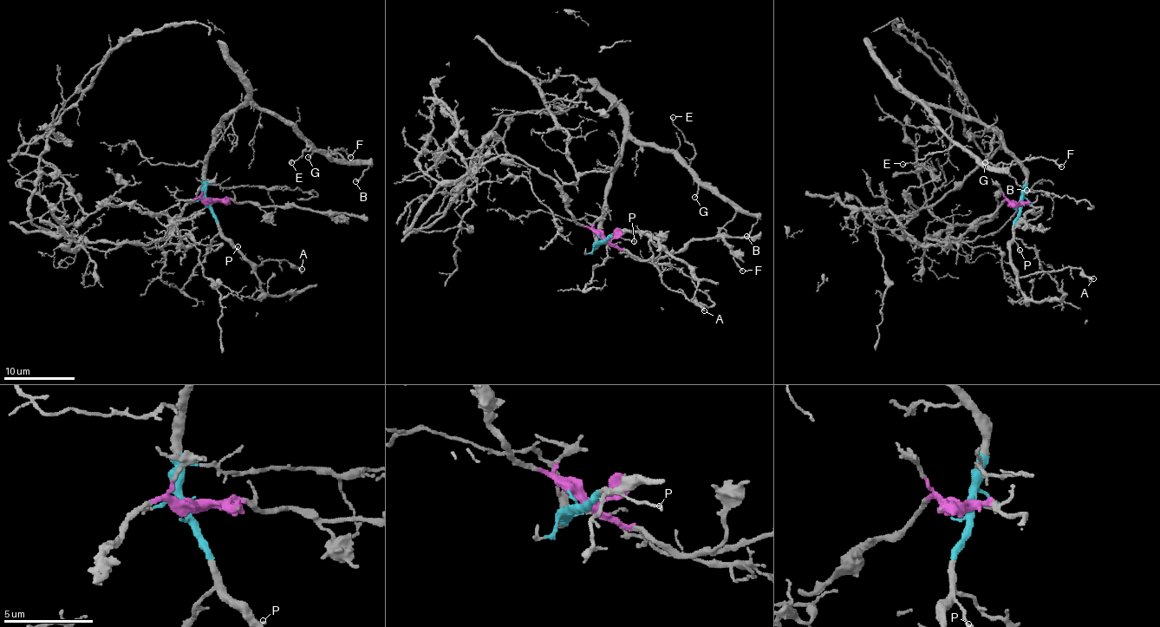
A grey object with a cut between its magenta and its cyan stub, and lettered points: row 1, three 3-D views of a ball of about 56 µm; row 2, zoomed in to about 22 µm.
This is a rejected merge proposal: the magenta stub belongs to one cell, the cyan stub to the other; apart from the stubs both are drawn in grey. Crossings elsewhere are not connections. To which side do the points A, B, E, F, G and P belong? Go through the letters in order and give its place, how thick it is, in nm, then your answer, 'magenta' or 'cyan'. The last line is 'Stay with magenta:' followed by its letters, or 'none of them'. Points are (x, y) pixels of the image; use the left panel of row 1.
A: place (302, 269); calibre 300 nm; cyan
B: place (355, 181); calibre 170 nm; cyan
E: place (291, 162); calibre 130 nm; cyan
F: place (350, 157); calibre 180 nm; cyan
G: place (308, 157); calibre 130 nm; cyan
P: place (237, 246); calibre 150 nm; cyan
Stay with magenta: none of them

